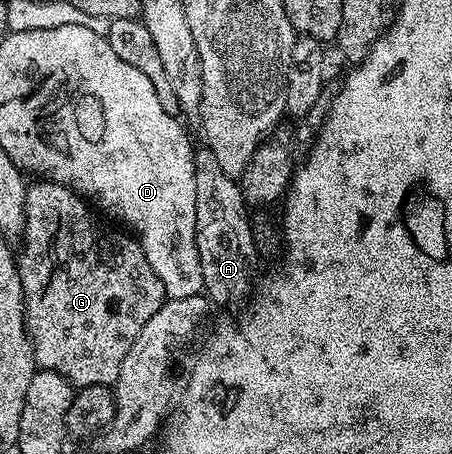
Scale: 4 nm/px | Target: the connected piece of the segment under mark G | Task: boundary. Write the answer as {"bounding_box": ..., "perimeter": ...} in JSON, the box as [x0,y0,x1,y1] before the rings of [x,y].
{"bounding_box":[17,179,165,387],"perimeter":[[[48,179],[36,183],[38,185],[28,186],[25,195],[25,228],[17,257],[25,296],[25,326],[33,344],[33,354],[40,368],[63,375],[75,387],[112,386],[131,343],[165,302],[165,288],[159,275],[151,271],[151,263],[147,263],[140,241],[128,232],[116,233],[100,225],[98,214],[69,186]]]}

